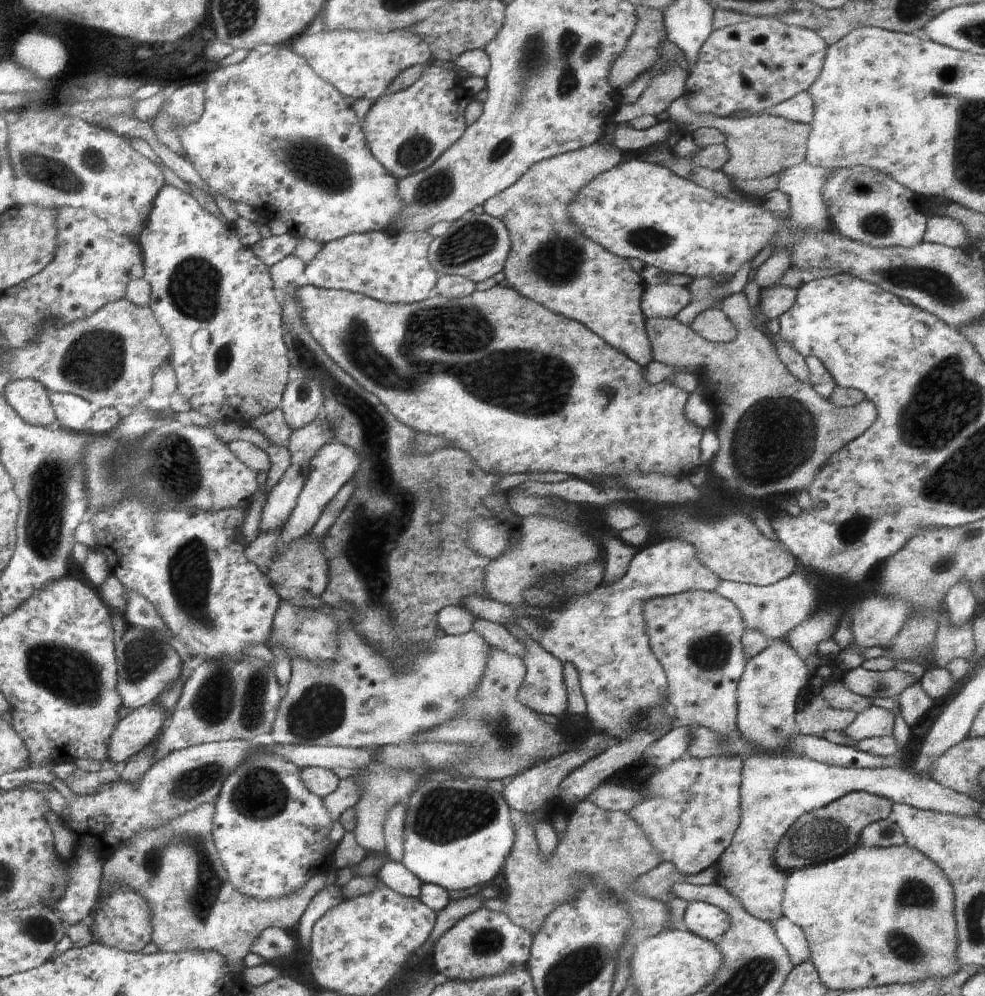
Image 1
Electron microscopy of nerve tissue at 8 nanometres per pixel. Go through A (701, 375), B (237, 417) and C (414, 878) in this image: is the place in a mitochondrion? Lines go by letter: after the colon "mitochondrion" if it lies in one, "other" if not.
A: other
B: other
C: other

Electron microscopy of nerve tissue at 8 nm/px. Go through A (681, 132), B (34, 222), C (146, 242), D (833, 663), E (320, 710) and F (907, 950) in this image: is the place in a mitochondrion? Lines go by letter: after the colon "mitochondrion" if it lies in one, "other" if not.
A: other
B: other
C: other
D: other
E: mitochondrion
F: mitochondrion

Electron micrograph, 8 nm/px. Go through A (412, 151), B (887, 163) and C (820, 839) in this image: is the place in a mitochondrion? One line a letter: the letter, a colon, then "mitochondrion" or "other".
A: mitochondrion
B: other
C: mitochondrion

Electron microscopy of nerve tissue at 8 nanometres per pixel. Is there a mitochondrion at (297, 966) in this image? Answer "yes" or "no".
no

